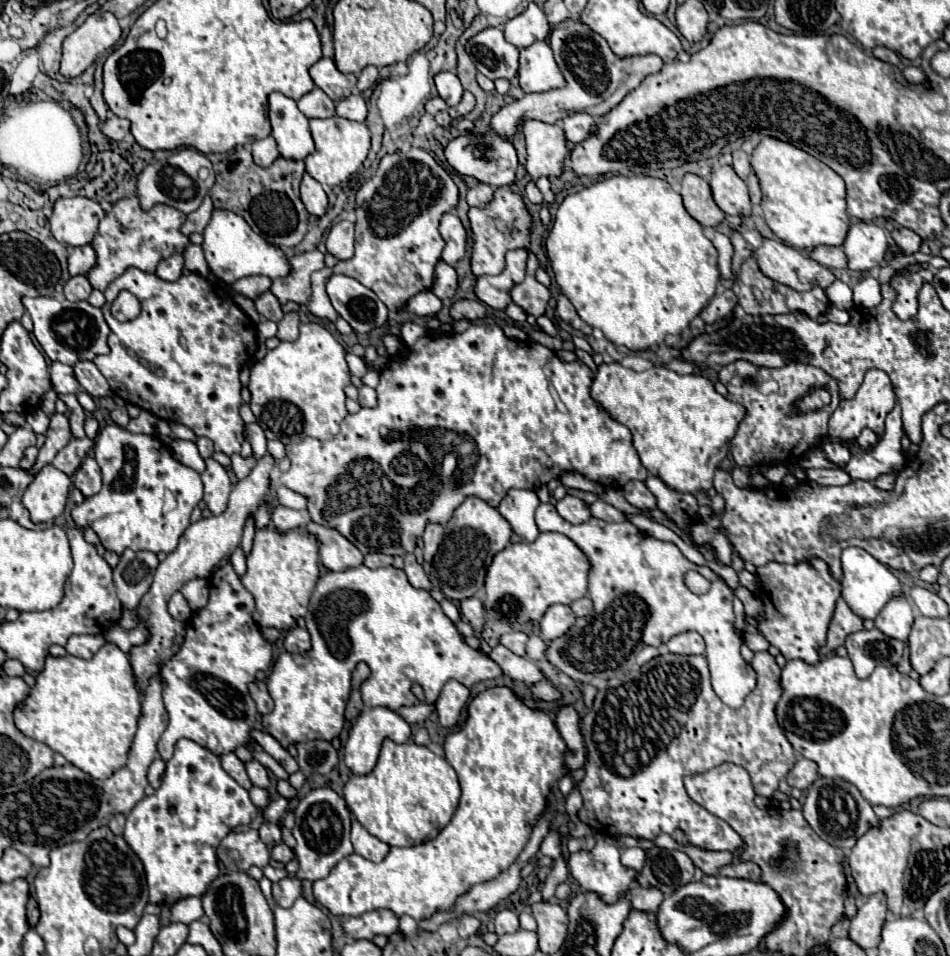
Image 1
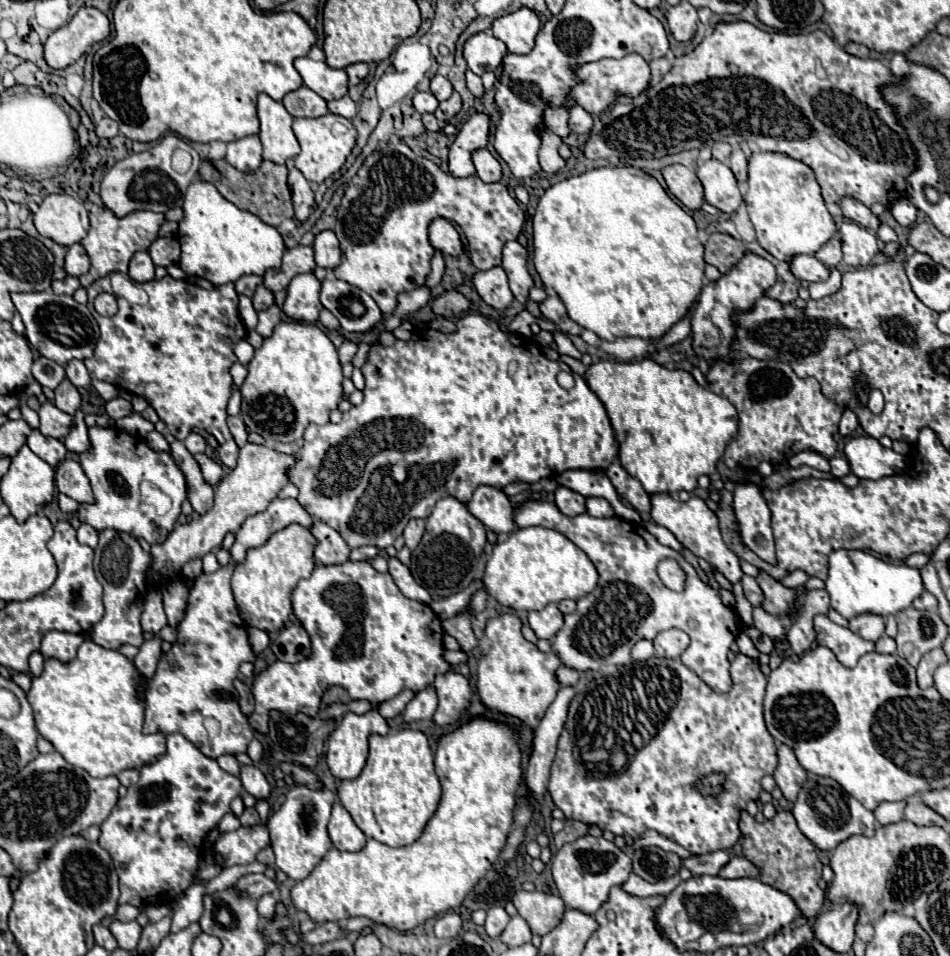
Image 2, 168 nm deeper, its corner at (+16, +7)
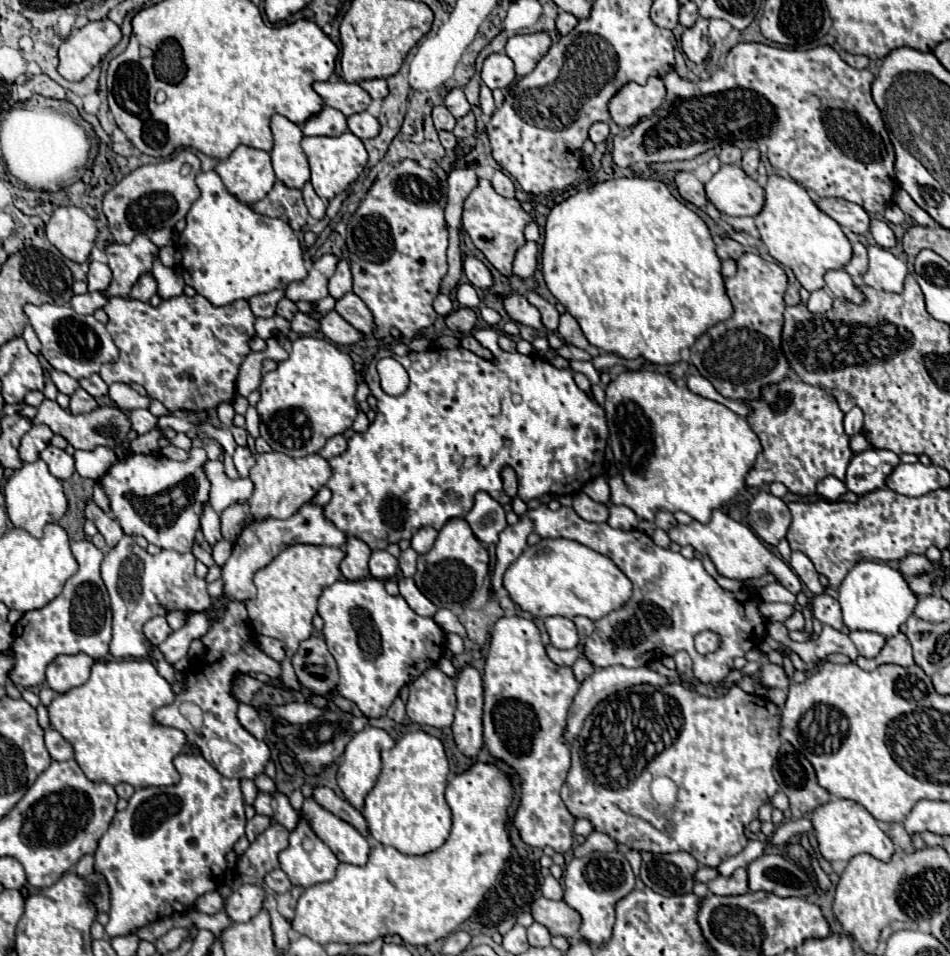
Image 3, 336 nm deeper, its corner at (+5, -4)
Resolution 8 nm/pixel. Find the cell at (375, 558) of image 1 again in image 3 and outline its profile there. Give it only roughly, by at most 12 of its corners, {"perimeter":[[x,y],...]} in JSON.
{"perimeter":[[387,550],[369,558],[373,578],[387,580],[397,574],[397,560]]}

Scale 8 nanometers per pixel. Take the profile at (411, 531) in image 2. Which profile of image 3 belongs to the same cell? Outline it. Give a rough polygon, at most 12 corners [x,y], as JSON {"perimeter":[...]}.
{"perimeter":[[423,526],[413,538],[411,548],[427,554],[437,538],[437,530]]}

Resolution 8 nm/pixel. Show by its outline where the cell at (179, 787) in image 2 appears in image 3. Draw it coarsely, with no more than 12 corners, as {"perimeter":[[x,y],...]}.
{"perimeter":[[181,752],[99,840],[107,936],[189,912],[245,834],[239,778]]}

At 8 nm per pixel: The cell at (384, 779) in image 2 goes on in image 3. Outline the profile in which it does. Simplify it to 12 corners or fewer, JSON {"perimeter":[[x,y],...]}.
{"perimeter":[[417,730],[381,752],[369,834],[401,854],[449,836],[447,756]]}

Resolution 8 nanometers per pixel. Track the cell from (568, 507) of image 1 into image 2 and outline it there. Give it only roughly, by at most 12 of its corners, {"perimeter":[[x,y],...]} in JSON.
{"perimeter":[[558,487],[554,501],[570,517],[586,511],[586,499],[580,493]]}

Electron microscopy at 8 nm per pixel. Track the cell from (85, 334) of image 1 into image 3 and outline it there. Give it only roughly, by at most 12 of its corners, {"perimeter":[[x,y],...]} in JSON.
{"perimeter":[[27,304],[43,358],[75,380],[119,352],[95,316]]}

